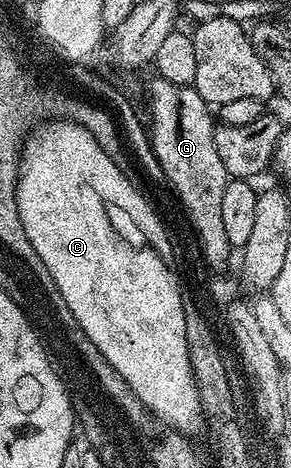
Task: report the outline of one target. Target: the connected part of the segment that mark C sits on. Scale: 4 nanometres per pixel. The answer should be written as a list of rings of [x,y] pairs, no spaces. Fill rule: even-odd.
[[[47,122],[45,126],[34,132],[31,138],[26,140],[20,154],[18,165],[18,177],[22,181],[22,191],[18,191],[18,203],[22,203],[22,223],[26,223],[26,231],[30,231],[30,239],[34,239],[36,257],[41,259],[51,274],[55,287],[67,303],[72,317],[79,323],[92,345],[104,353],[108,365],[115,370],[120,378],[129,385],[136,397],[143,402],[144,407],[151,416],[163,419],[170,428],[178,433],[191,433],[202,429],[202,402],[198,396],[198,386],[194,380],[194,370],[190,364],[190,351],[185,335],[185,302],[182,297],[182,287],[178,284],[178,275],[174,272],[174,251],[170,248],[170,239],[166,236],[166,227],[162,224],[160,216],[154,212],[154,207],[138,192],[138,187],[129,178],[127,172],[116,167],[115,161],[100,149],[96,138],[86,128],[78,124],[67,122]]]

